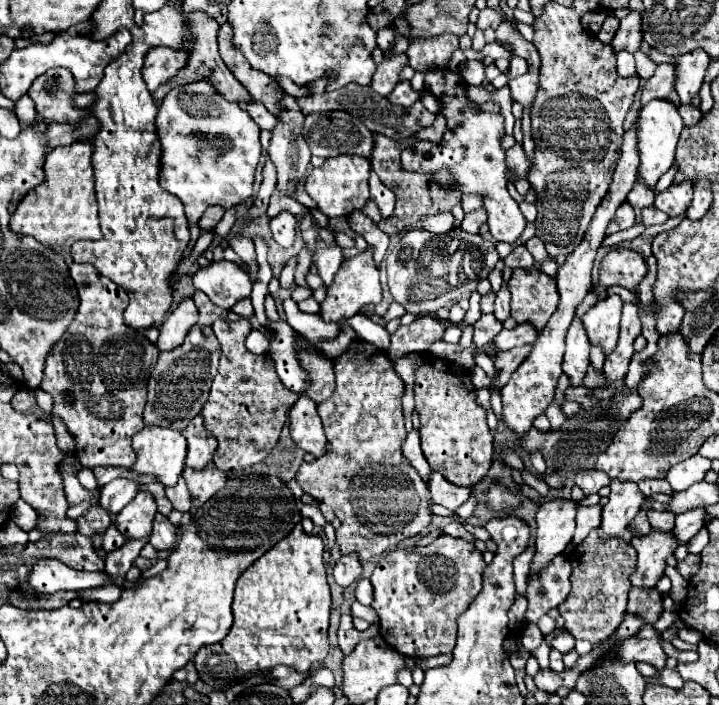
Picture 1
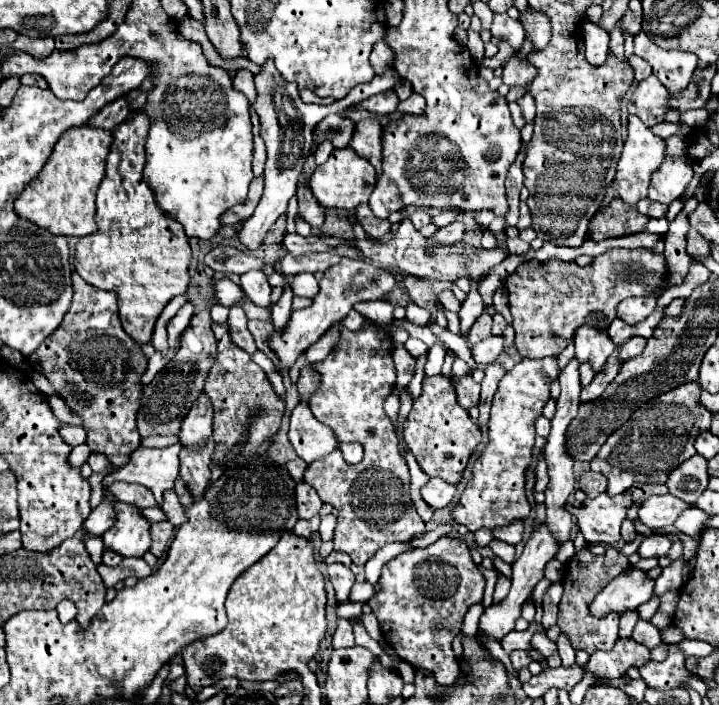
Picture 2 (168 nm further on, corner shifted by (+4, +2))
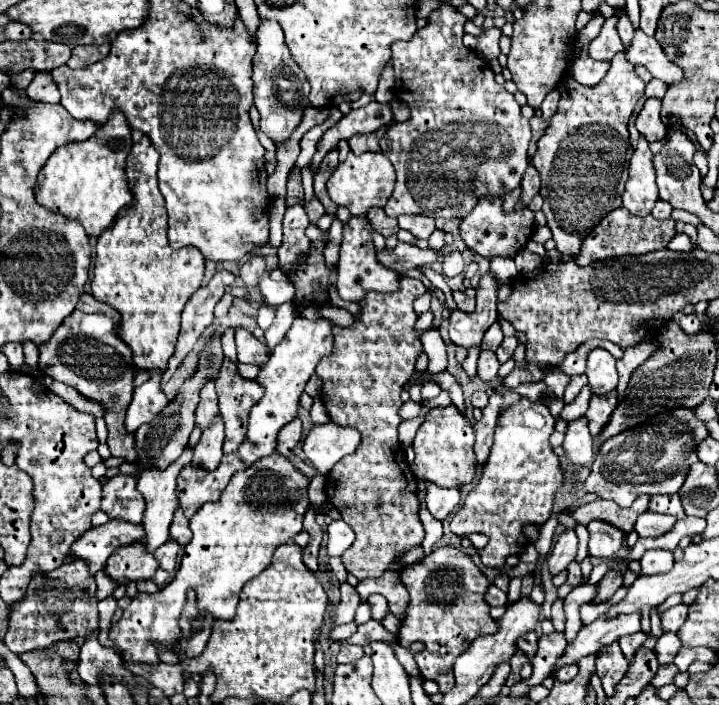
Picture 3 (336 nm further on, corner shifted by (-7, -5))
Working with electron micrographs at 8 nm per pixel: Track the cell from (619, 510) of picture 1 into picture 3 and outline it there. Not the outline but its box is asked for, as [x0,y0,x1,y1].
[588,521,628,559]

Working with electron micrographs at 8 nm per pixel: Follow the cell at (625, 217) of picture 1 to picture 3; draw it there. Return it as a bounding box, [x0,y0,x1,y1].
[576,207,676,265]

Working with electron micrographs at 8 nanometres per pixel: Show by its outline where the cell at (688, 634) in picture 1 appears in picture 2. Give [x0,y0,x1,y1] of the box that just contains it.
[661,626,683,644]

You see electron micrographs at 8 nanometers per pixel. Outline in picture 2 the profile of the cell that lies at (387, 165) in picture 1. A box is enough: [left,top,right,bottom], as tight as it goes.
[349,118,381,174]

